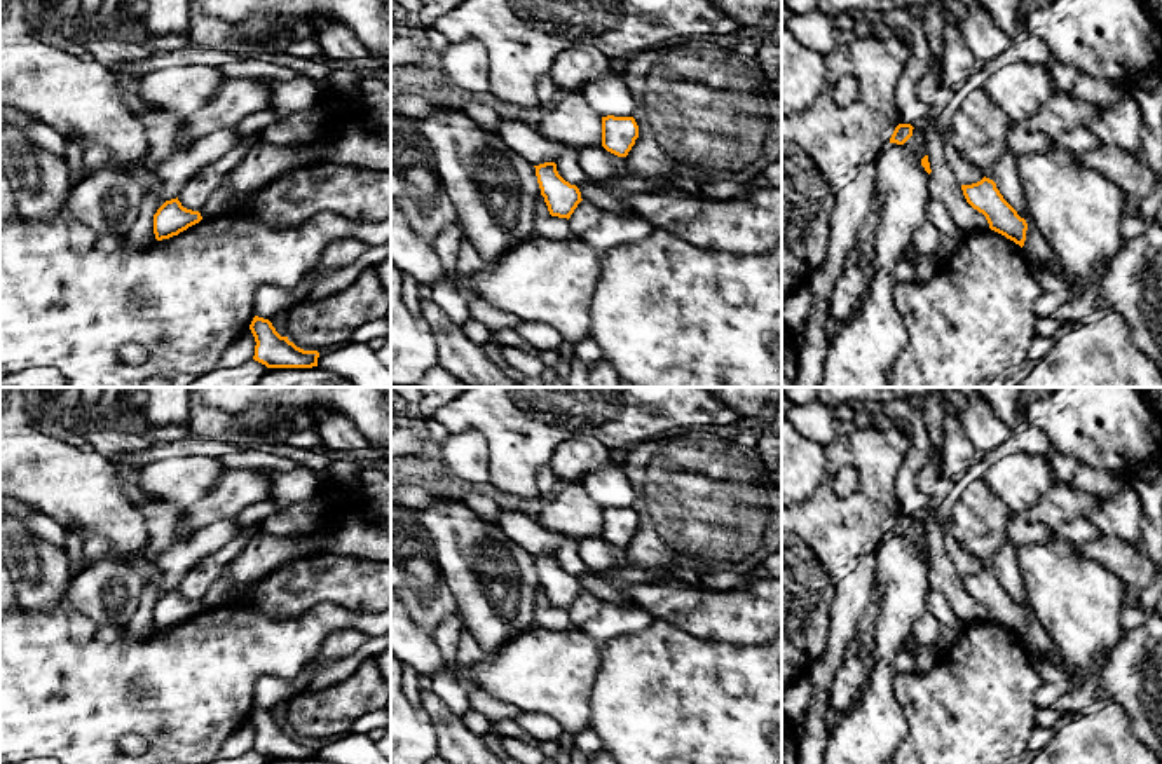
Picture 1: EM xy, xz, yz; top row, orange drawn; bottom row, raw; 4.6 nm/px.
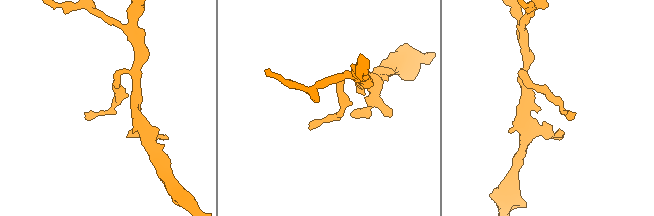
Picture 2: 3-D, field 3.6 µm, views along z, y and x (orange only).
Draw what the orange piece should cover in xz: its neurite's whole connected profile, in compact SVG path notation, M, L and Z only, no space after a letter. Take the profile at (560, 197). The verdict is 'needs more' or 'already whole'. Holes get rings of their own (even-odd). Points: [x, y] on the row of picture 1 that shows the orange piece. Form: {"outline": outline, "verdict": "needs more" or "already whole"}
{"outline": "M544 162L534 167L550 215L569 220L583 201L579 188L558 174L555 162Z", "verdict": "already whole"}

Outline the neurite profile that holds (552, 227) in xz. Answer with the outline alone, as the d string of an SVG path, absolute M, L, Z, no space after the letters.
M536 216L534 220L534 234L546 237L546 239L555 239L555 241L564 241L571 237L571 227L567 218L558 218L558 216Z

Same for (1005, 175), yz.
M1014 152L1003 153L993 167L993 181L1003 195L1003 199L1019 213L1028 213L1026 199L1021 188L1017 155Z

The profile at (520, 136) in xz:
M501 119L497 134L506 145L532 166L557 162L562 148L541 136L534 126L518 119Z

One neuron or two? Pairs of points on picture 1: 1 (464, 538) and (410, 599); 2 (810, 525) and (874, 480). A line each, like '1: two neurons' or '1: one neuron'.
1: two neurons
2: one neuron

